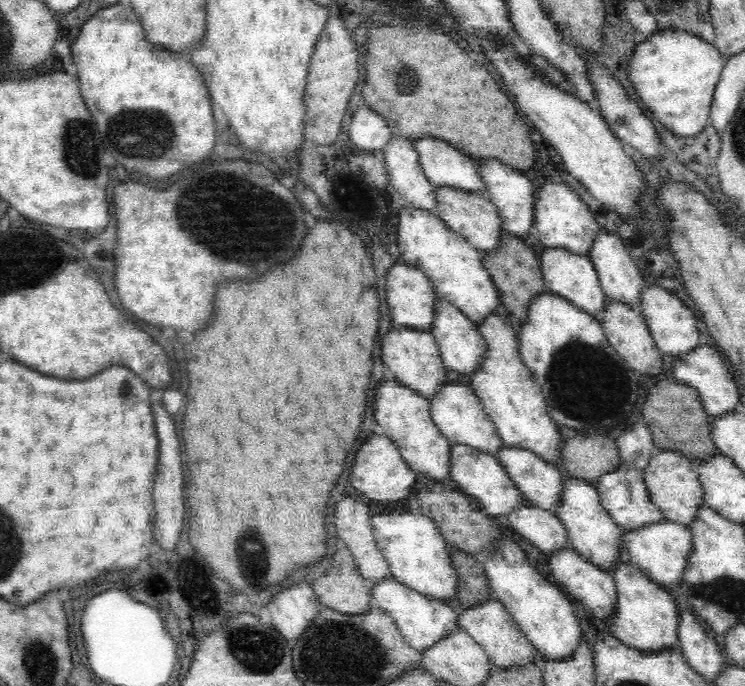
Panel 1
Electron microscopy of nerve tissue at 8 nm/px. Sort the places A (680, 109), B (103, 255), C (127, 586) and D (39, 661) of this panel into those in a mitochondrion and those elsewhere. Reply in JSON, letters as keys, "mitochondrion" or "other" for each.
{"A":"other","B":"other","C":"other","D":"mitochondrion"}

